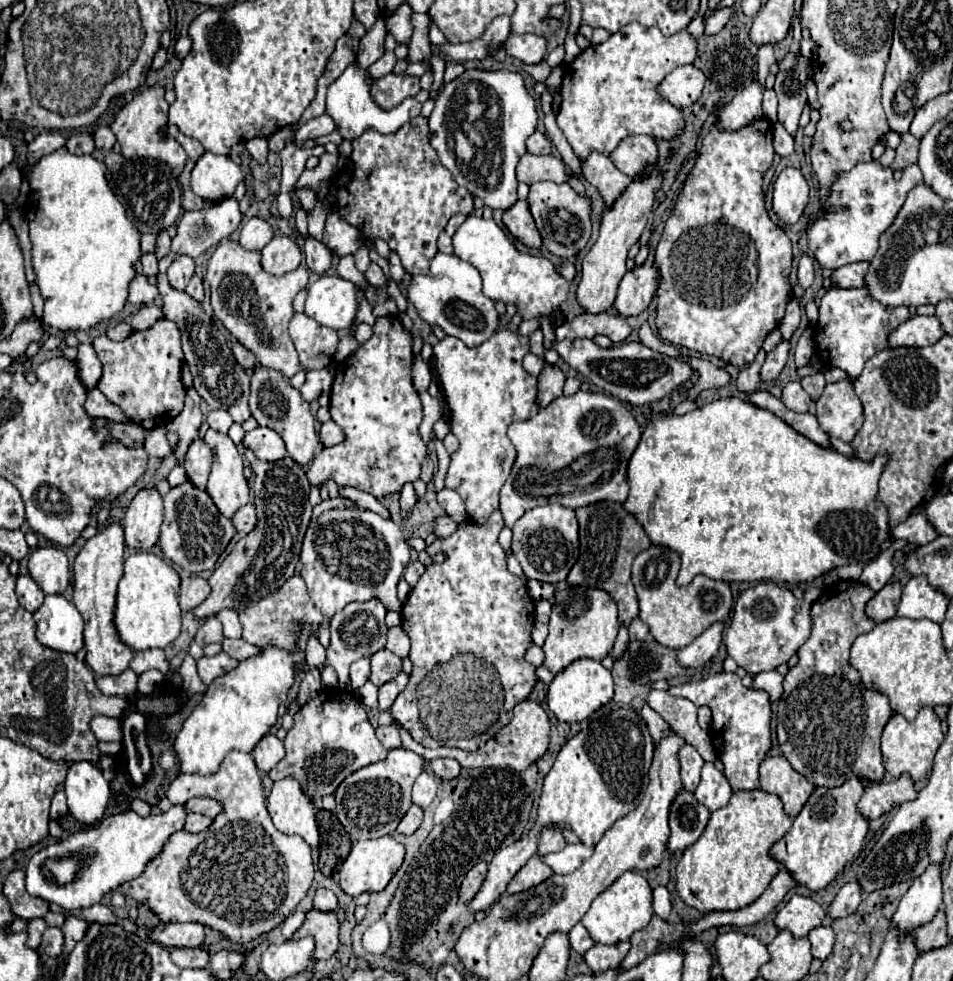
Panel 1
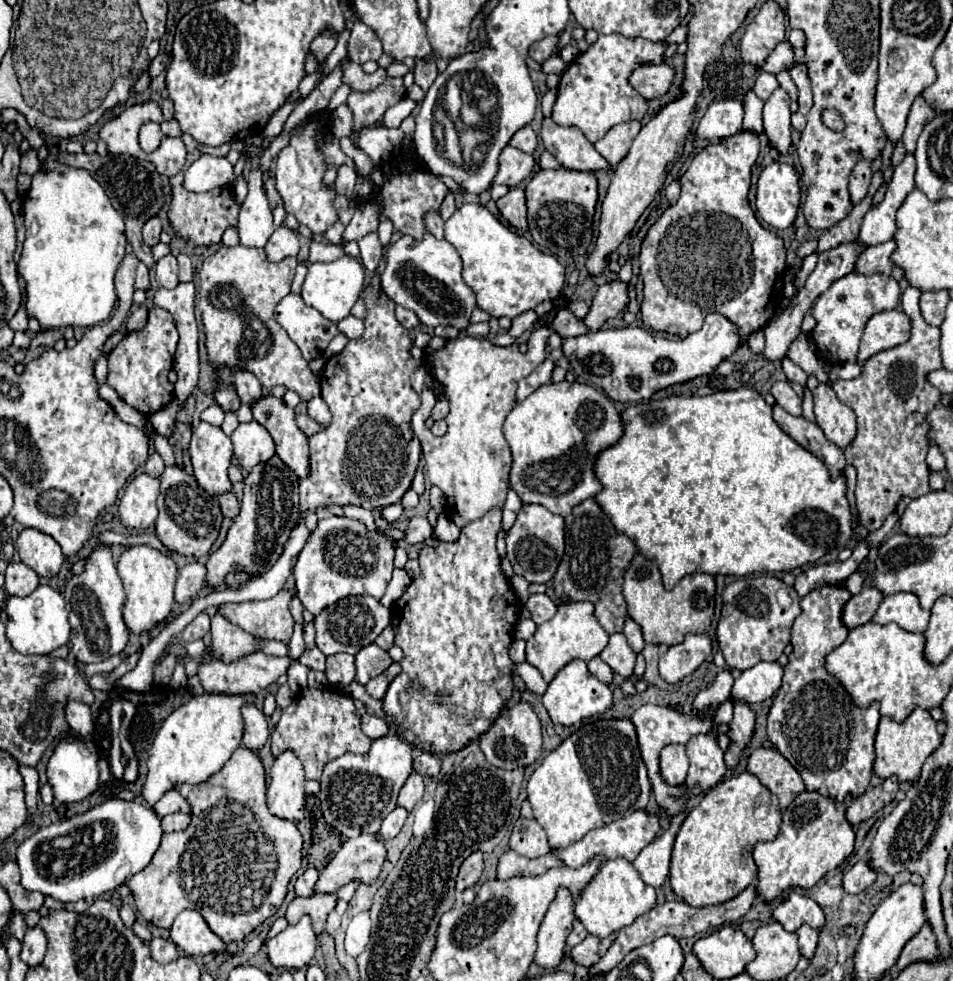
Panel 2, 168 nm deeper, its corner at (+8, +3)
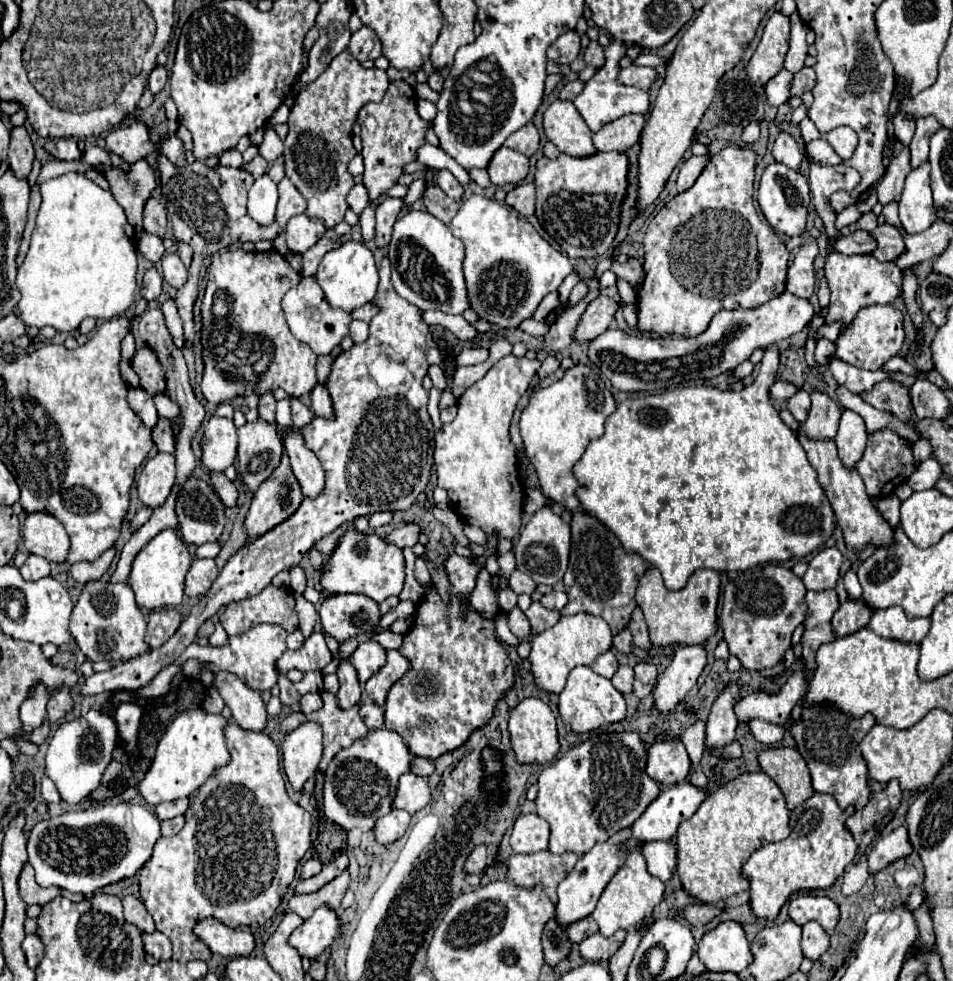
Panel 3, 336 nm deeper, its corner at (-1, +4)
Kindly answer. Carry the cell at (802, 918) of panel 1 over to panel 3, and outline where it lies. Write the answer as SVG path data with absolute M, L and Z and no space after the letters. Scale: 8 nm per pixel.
M799 895L799 897L791 899L791 903L789 903L789 917L797 925L817 921L831 935L839 921L839 907L829 897Z

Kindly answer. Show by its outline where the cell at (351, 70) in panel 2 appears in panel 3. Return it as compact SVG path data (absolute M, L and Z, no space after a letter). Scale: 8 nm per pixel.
M345 49L339 53L325 73L319 75L317 81L313 81L307 89L303 89L297 97L295 107L289 115L289 135L285 139L285 175L291 179L291 183L297 187L297 191L307 199L305 215L311 219L323 221L325 229L335 229L337 223L343 221L347 211L347 195L355 187L353 177L347 173L347 163L357 155L353 143L351 143L351 129L357 119L357 111L369 103L369 101L381 101L383 95L389 89L389 77L383 69L365 69L349 51Z

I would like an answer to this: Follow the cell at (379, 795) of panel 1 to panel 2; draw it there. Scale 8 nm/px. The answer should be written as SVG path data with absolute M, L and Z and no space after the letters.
M388 732L372 740L370 752L346 752L324 766L320 780L320 808L324 820L336 828L344 838L358 834L376 834L382 820L396 808L396 798L406 778L412 774L412 748L406 740Z

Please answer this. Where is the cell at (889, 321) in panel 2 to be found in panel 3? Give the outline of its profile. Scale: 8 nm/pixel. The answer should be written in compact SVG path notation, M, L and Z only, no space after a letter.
M893 305L865 307L865 311L861 311L861 315L857 315L857 319L853 321L853 327L849 327L849 331L845 331L845 335L839 335L839 339L835 341L837 345L835 357L859 369L877 371L887 359L899 355L903 341L905 341L905 329L903 329L903 313L899 309L895 309Z

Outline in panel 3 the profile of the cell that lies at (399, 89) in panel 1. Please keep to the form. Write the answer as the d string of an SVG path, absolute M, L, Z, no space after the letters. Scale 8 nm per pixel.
M393 81L379 103L365 103L359 109L357 123L361 125L363 139L363 159L365 173L363 183L369 189L369 199L379 197L383 191L395 185L397 177L403 173L403 165L415 161L415 151L425 143L425 129L431 125L417 115L417 95L407 81Z

